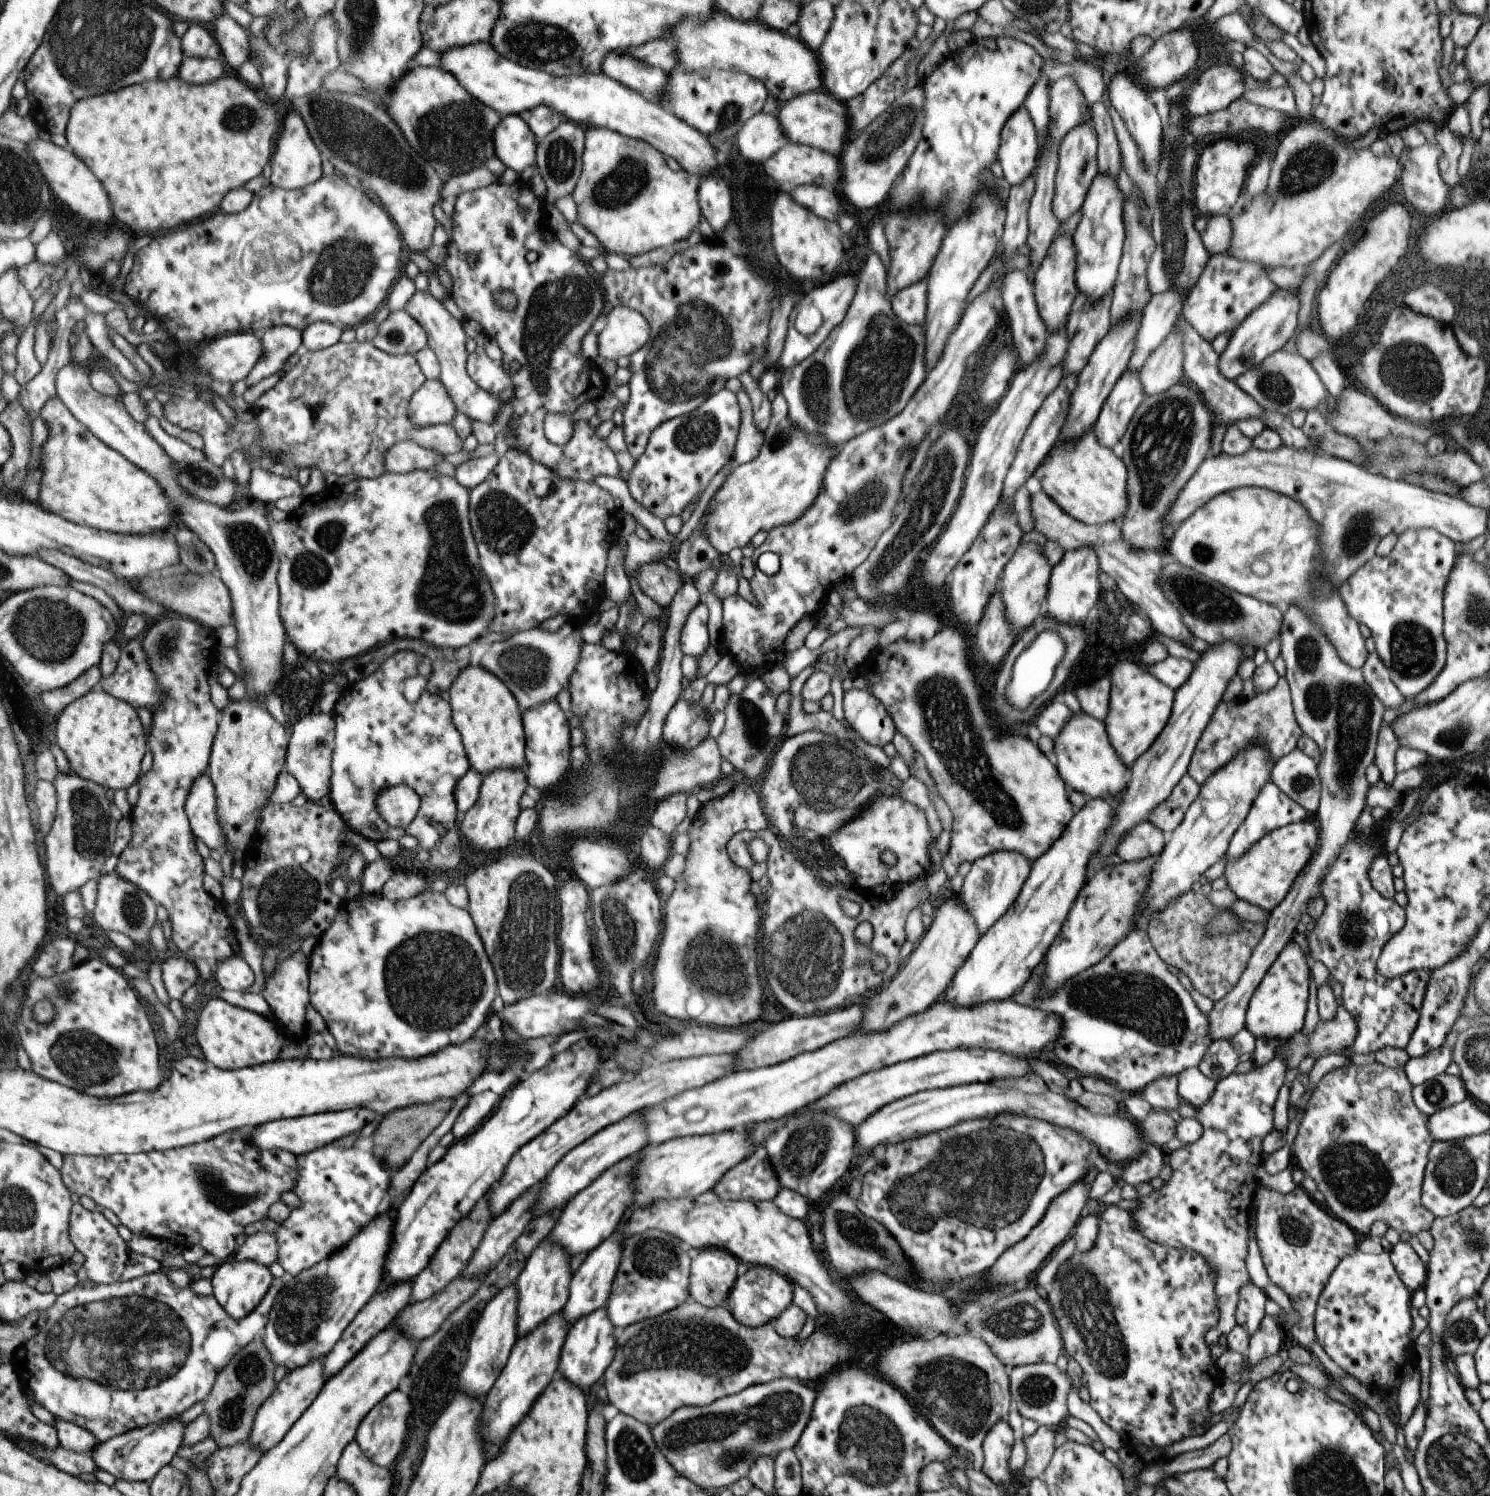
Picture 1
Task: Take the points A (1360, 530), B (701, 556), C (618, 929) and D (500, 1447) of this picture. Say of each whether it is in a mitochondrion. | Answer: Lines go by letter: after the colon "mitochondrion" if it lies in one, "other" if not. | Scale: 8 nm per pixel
A: mitochondrion
B: other
C: mitochondrion
D: other

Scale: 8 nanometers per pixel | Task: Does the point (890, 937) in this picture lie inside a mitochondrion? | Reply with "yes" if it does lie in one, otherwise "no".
no

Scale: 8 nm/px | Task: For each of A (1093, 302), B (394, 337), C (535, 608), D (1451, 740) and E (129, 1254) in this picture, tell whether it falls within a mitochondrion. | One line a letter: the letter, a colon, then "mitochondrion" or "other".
A: other
B: mitochondrion
C: other
D: mitochondrion
E: other

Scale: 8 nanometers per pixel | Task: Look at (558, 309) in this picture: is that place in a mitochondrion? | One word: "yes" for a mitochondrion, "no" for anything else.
yes

